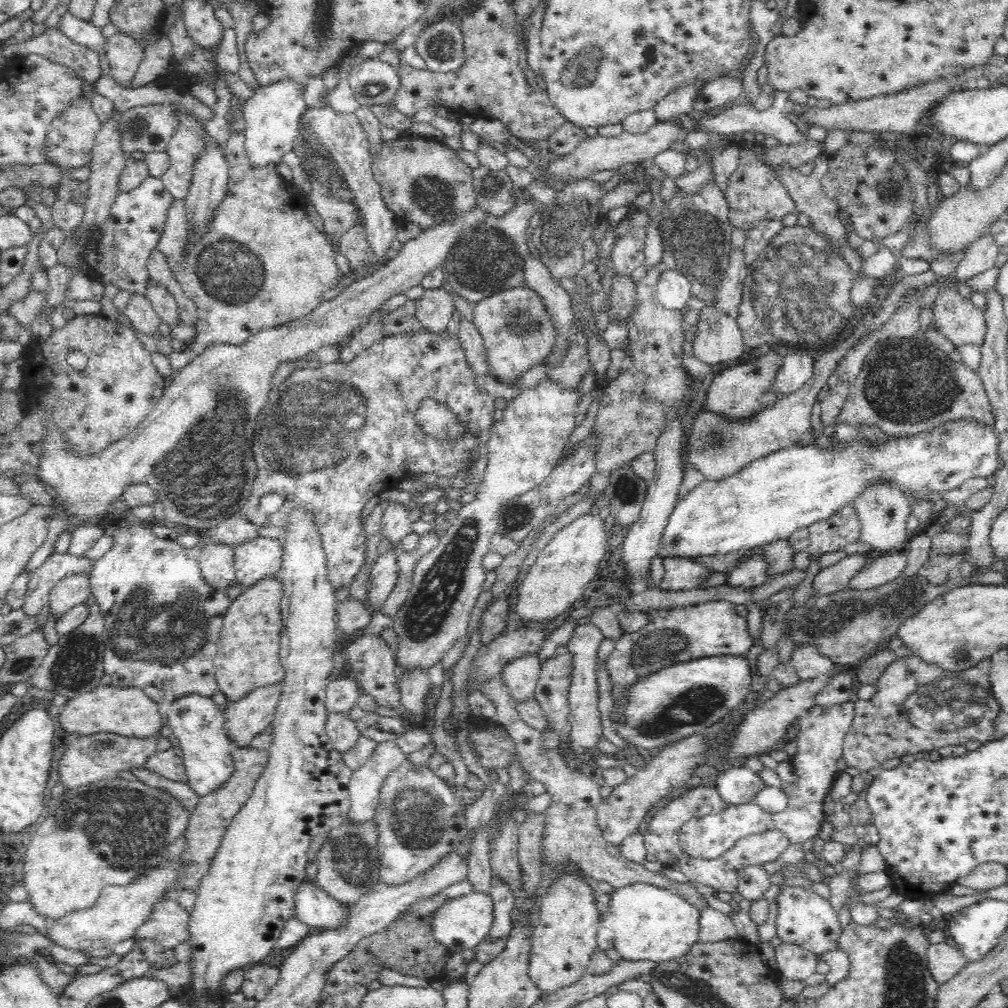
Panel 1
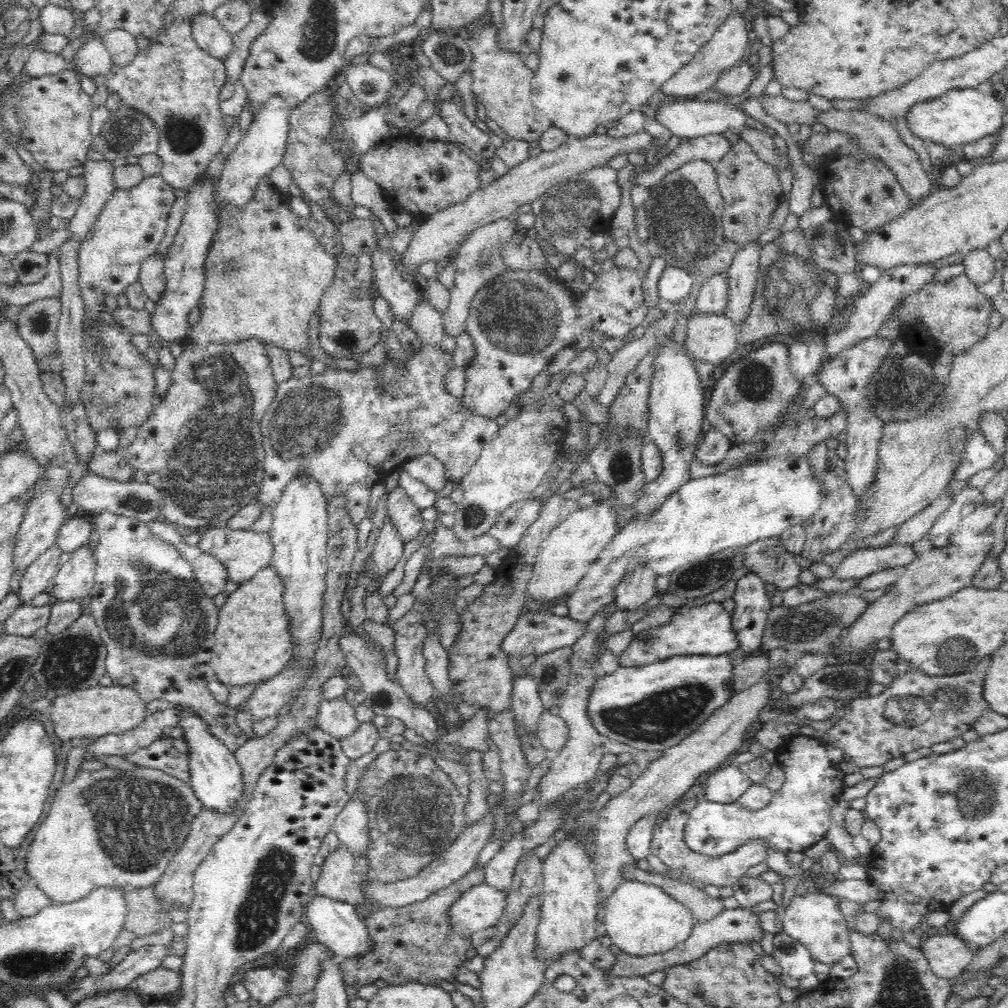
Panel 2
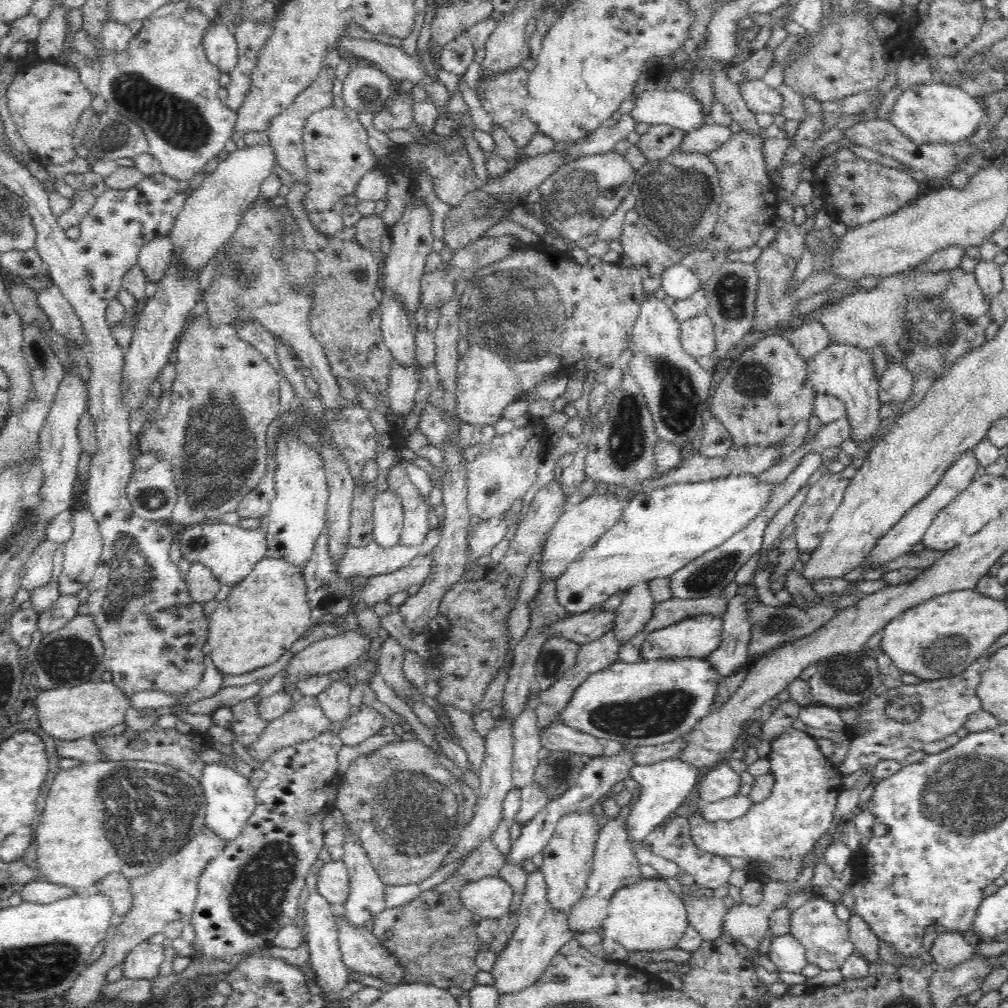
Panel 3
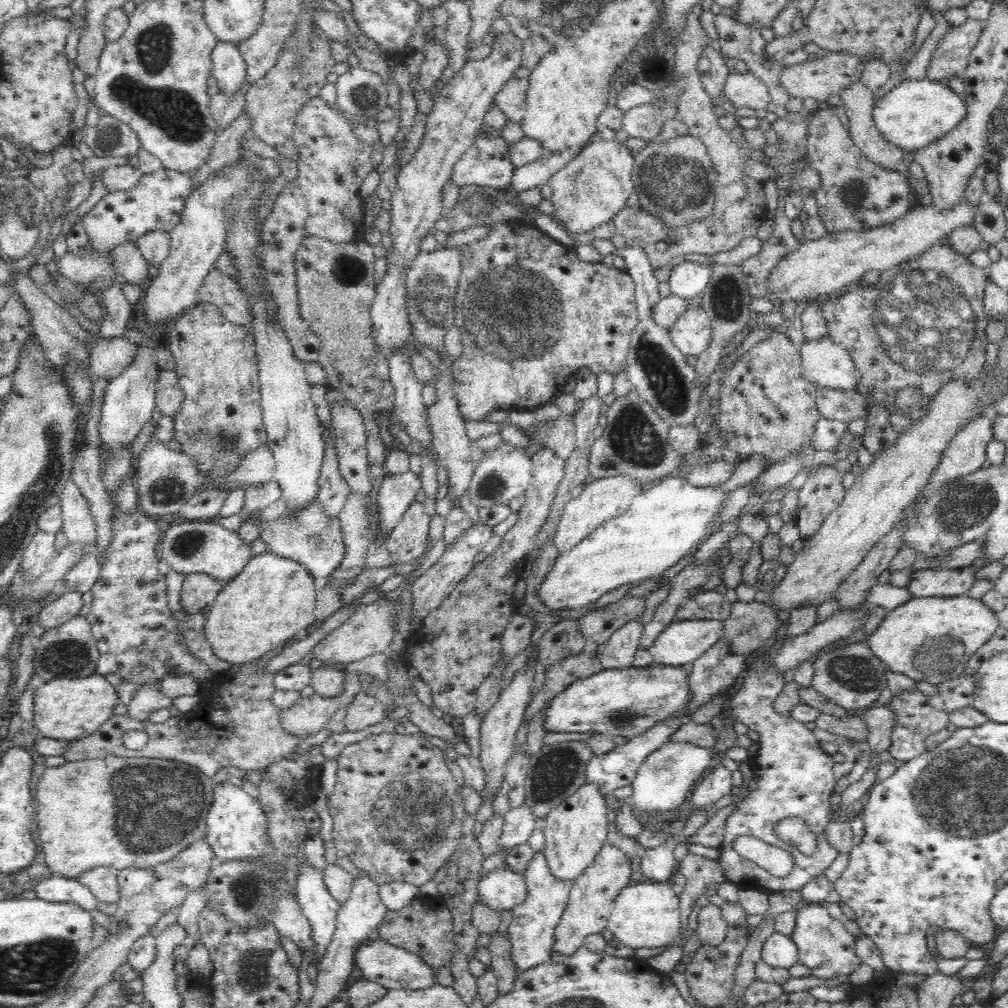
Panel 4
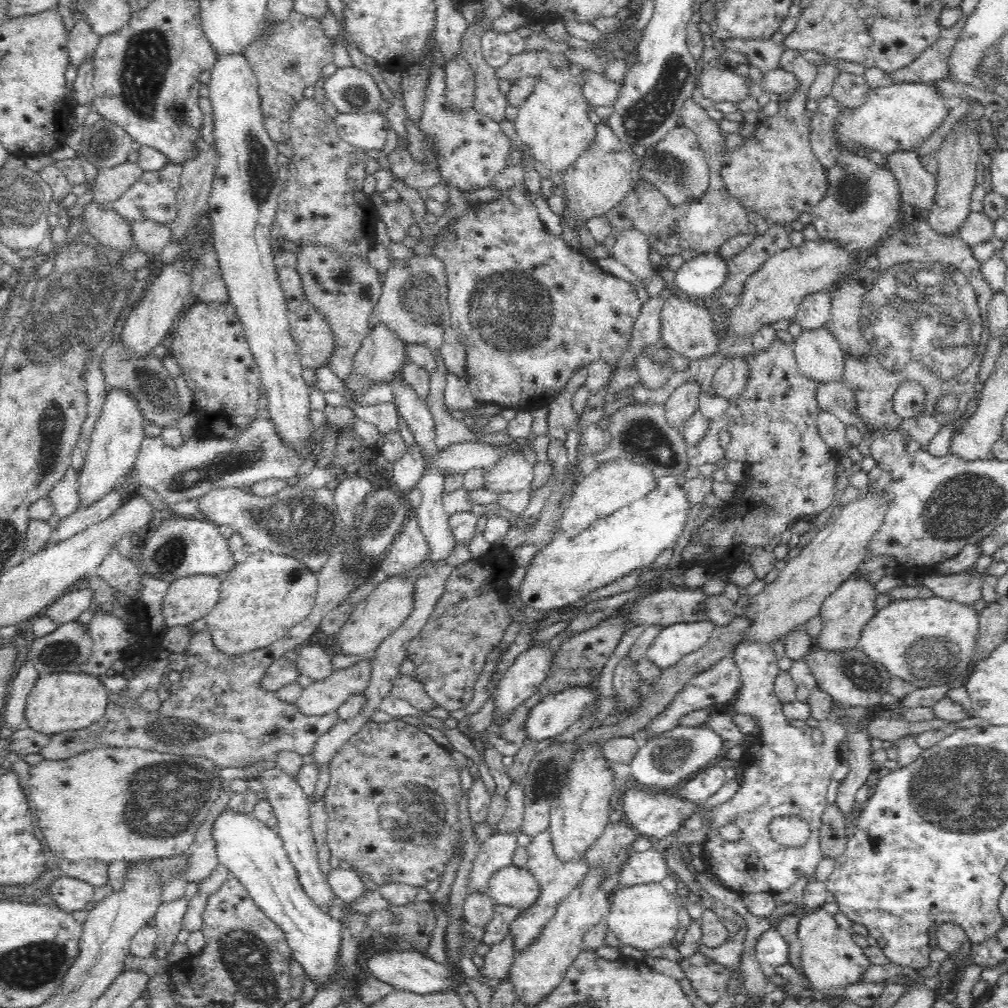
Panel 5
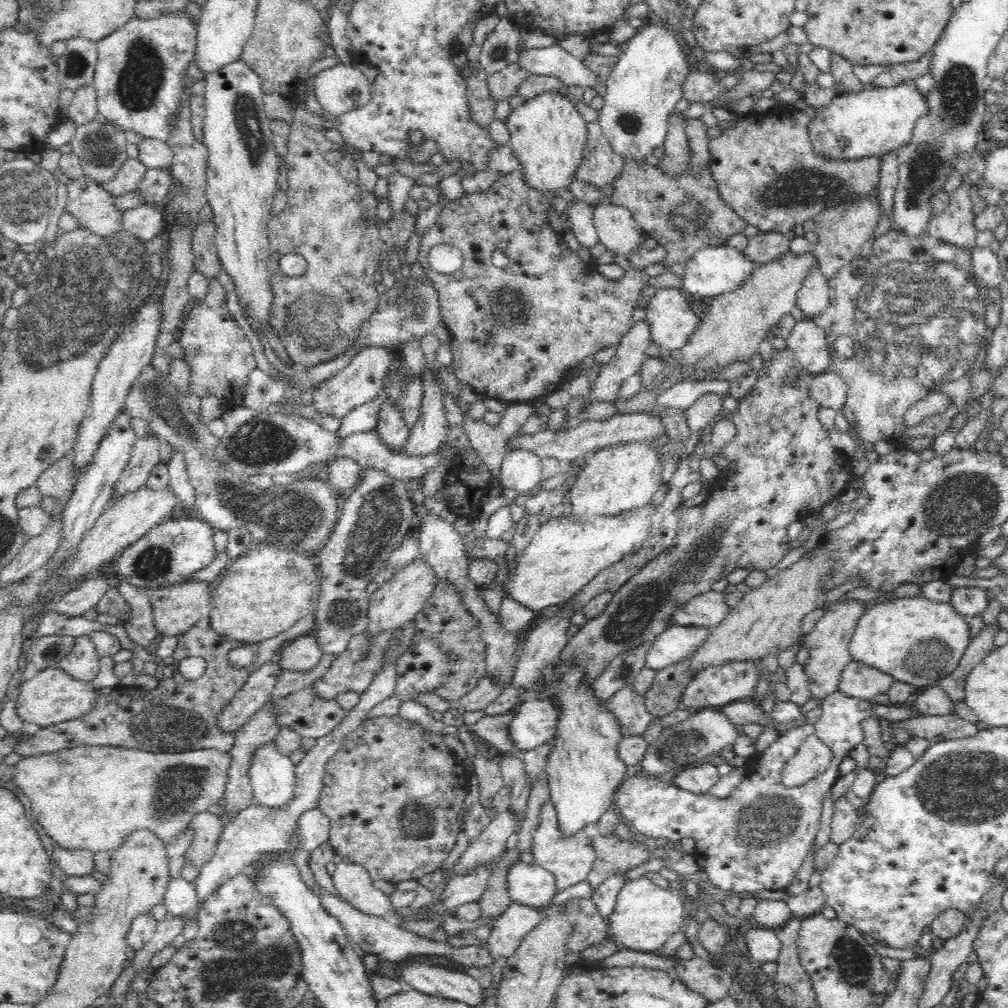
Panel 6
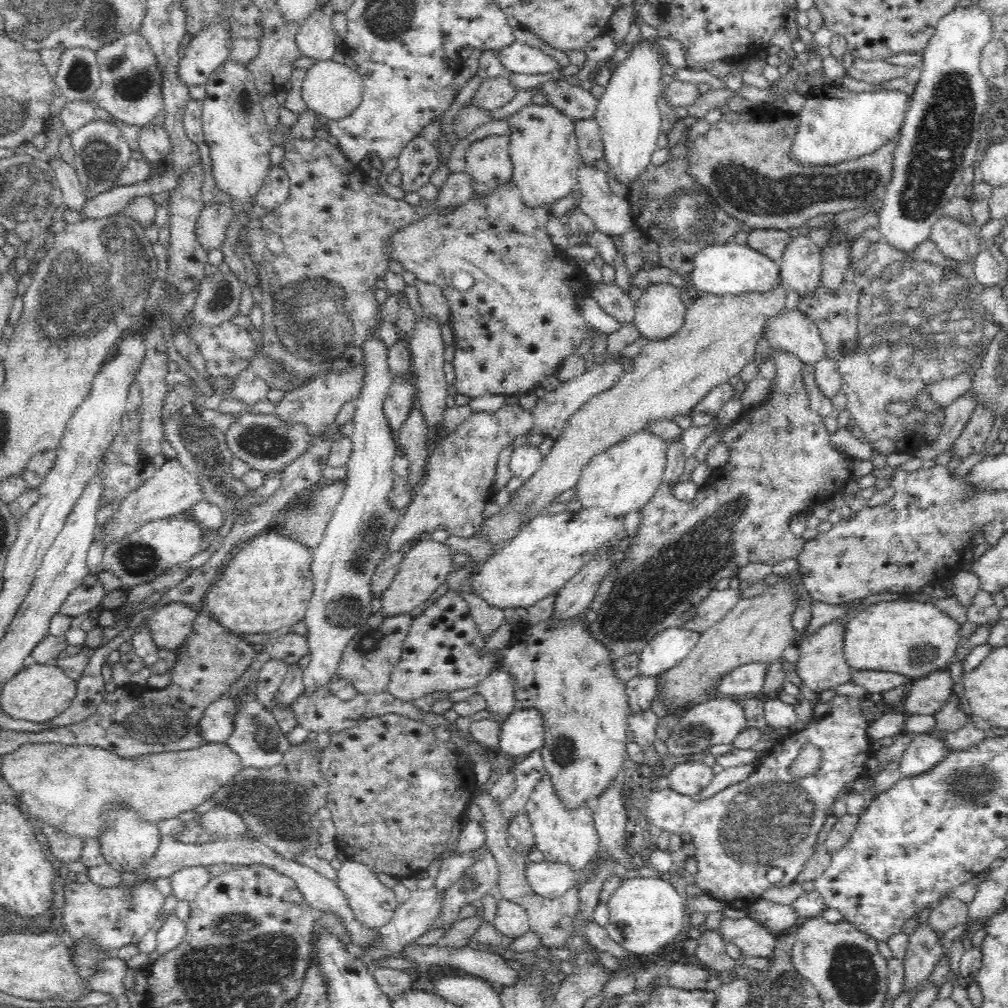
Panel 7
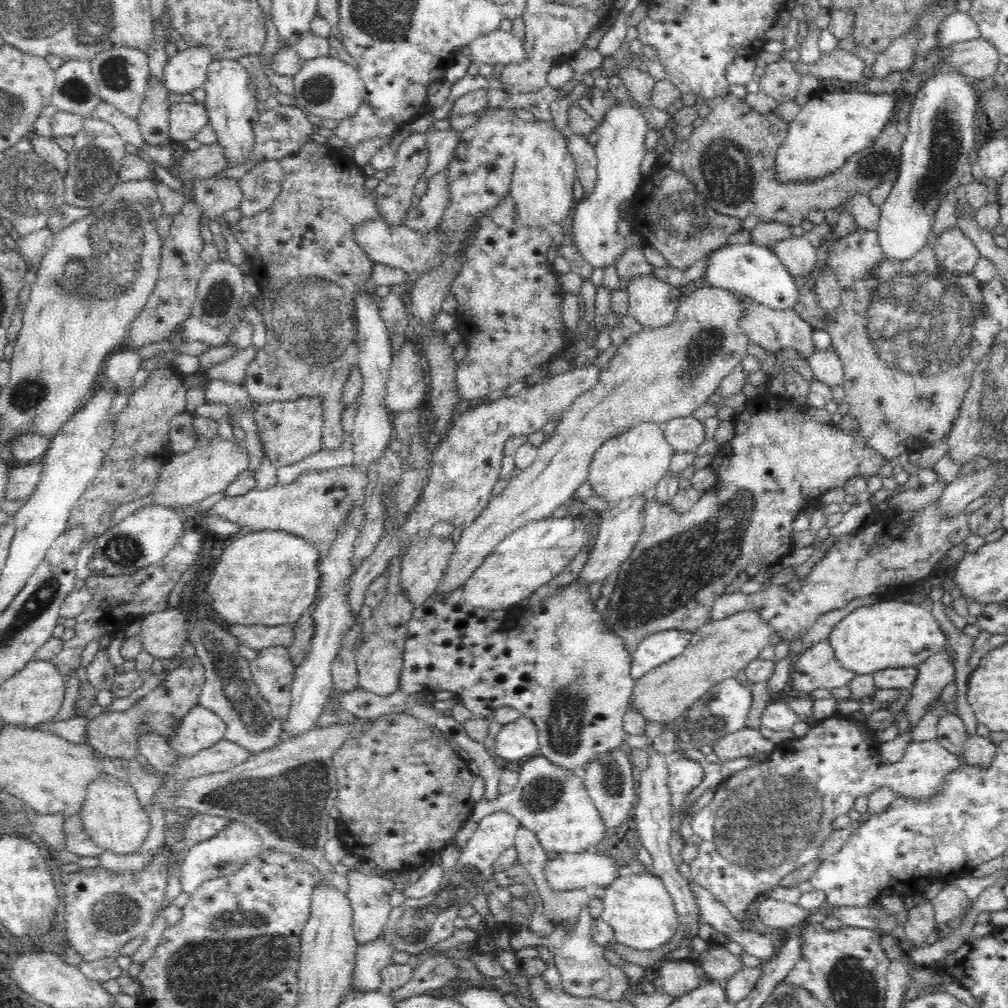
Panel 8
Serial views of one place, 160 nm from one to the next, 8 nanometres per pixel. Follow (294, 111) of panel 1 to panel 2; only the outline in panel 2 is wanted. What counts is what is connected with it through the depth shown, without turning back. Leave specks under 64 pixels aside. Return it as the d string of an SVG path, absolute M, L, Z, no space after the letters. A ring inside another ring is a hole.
M272 96L266 106L256 114L250 129L228 156L224 171L216 184L216 214L224 203L243 207L256 192L260 179L269 176L280 164L288 147L289 121L293 110L282 96Z

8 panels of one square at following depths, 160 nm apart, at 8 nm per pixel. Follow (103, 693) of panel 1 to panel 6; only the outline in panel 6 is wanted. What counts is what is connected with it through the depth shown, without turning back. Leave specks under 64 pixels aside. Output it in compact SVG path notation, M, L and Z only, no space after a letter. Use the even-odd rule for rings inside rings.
M44 668L35 677L22 682L17 698L17 715L24 722L38 724L41 728L77 720L95 708L100 695L94 688L90 682L72 678L64 669Z

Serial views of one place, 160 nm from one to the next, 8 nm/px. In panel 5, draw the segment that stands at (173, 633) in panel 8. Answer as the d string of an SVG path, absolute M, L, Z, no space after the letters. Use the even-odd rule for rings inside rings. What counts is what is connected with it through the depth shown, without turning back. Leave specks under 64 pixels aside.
M211 575L188 576L170 583L170 588L163 602L163 616L167 627L188 626L205 618L216 607L220 595L220 586L224 577Z

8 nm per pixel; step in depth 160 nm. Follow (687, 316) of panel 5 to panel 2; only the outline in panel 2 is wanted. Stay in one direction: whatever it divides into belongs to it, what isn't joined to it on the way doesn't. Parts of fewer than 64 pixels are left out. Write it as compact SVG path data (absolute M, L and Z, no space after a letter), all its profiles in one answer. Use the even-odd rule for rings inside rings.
M696 313L685 322L687 354L699 362L722 364L739 346L736 341L738 326L724 313Z

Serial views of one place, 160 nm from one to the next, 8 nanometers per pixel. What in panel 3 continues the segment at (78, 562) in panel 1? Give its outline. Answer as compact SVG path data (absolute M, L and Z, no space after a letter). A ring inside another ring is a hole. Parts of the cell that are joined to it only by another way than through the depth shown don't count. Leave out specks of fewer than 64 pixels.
M47 538L34 548L34 552L30 554L30 559L20 574L22 589L34 591L51 582L54 552L60 547L57 542Z

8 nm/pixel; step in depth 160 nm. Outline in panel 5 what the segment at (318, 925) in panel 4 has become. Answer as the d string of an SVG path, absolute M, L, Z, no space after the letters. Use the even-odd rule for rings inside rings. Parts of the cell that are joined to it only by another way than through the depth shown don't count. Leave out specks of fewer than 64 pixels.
M277 765L260 772L257 777L261 780L261 784L263 784L263 789L265 790L262 797L267 797L273 807L275 816L277 817L277 827L275 830L278 833L278 837L283 841L287 856L297 870L297 875L304 892L312 899L313 904L328 913L328 910L330 910L328 906L333 906L335 903L335 894L328 884L327 876L320 869L315 838L311 829L309 811L311 801L308 800L306 793L302 791L302 787L298 785L296 779L286 774L286 772L282 772Z

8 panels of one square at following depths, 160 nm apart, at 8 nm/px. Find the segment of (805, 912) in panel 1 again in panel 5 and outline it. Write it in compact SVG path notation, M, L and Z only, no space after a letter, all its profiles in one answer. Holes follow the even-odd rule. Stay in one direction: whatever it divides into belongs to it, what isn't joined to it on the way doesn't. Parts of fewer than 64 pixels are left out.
M822 907L809 910L799 920L800 953L796 956L801 961L802 976L808 978L810 987L819 997L832 1003L842 1000L844 986L862 981L862 974L871 964L863 948L854 941L854 933L841 928L835 917Z

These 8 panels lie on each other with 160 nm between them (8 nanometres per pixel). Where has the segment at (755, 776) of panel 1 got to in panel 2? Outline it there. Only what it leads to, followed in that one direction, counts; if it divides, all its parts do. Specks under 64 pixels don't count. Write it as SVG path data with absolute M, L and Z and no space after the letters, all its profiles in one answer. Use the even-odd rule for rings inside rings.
M736 763L713 770L705 784L705 798L717 803L736 803L754 783Z

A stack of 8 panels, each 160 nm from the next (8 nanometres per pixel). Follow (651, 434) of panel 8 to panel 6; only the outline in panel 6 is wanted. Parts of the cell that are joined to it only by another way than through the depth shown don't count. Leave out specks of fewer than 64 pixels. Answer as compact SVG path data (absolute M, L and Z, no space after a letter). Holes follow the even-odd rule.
M646 441L610 444L586 458L586 461L586 466L566 490L567 501L572 506L571 516L576 521L585 517L617 515L649 505L654 492L664 483L659 452Z

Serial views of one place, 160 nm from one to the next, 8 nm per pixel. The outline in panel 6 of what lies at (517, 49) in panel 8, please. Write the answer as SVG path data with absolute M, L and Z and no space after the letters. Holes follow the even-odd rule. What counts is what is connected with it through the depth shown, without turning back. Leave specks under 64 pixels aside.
M558 44L544 48L520 49L518 63L530 74L542 76L557 76L570 91L570 97L577 99L576 88L582 92L588 88L596 89L599 86L598 75L568 53Z

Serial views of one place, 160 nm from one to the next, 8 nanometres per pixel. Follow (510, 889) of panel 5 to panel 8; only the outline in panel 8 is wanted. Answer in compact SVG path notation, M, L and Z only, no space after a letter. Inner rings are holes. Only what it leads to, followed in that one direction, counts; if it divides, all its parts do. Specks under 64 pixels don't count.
M592 849L584 853L561 853L553 856L544 867L544 874L549 886L554 890L585 889L586 886L607 887L616 877L624 871L616 865L616 861L609 853L594 852Z

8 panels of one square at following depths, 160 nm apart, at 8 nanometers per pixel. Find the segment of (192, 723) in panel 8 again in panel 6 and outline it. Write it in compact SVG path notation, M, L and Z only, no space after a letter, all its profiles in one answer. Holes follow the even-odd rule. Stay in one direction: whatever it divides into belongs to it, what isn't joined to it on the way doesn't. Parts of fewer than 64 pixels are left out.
M270 661L257 668L256 672L252 672L240 692L236 692L233 700L225 706L216 721L218 727L228 733L238 732L254 714L270 702L272 690L282 670L278 663Z

